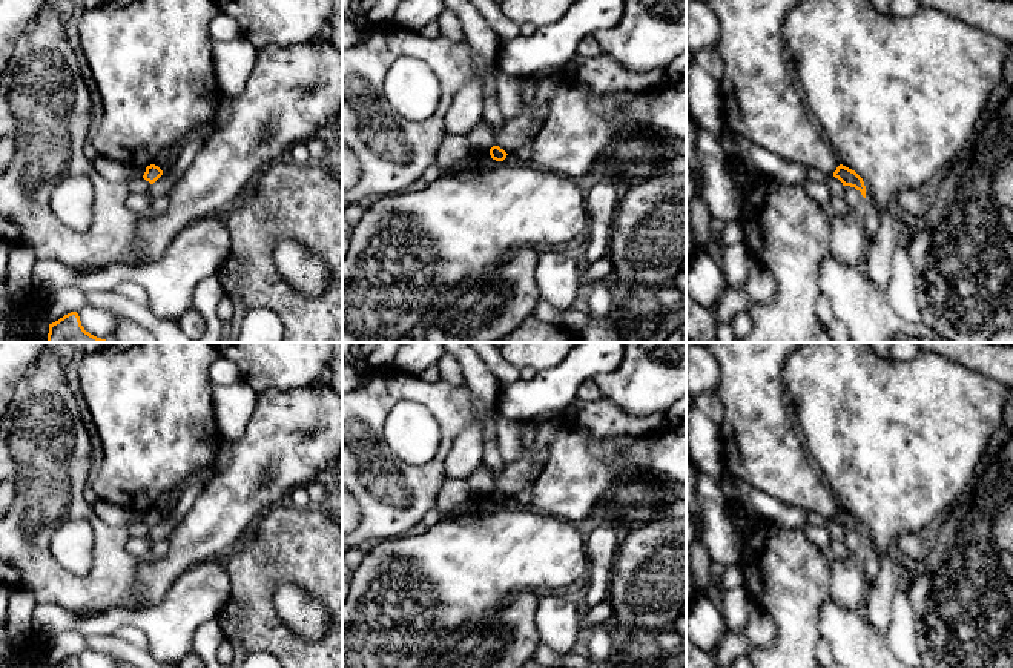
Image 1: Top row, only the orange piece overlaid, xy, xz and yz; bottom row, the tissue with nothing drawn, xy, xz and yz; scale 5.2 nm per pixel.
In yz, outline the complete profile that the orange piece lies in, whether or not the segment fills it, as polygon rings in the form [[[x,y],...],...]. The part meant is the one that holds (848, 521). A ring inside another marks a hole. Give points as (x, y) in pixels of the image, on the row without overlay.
[[[840,508],[833,516],[833,521],[838,522],[843,527],[843,530],[855,531],[866,542],[864,525],[855,514]]]

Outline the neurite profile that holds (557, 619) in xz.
[[[543,596],[536,611],[536,627],[542,643],[553,651],[571,654],[582,645],[582,611],[576,597]]]

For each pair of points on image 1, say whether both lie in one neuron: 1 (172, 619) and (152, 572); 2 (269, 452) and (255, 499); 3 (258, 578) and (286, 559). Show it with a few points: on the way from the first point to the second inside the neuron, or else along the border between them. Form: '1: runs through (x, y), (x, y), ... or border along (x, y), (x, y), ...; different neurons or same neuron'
1: border along (186, 568), (154, 605), (129, 610); different neurons
2: runs through (257, 464), (255, 487); same neuron
3: runs through (264, 572), (280, 559); same neuron

